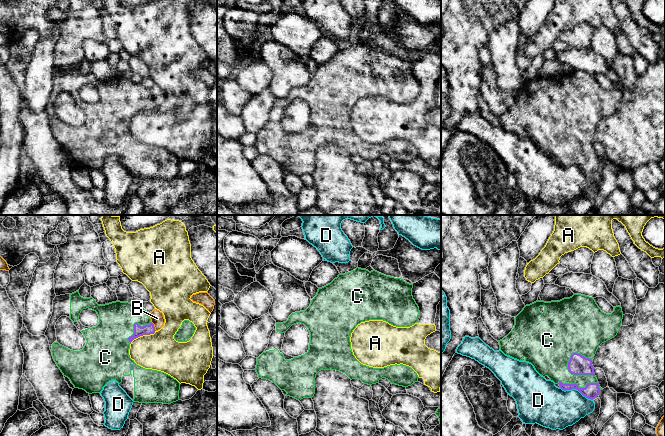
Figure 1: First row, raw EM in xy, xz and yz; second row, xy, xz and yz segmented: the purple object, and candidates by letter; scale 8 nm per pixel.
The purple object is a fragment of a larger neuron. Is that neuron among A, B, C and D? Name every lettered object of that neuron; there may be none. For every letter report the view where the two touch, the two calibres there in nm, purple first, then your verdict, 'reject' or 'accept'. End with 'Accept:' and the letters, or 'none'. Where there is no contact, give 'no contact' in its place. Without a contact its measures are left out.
A: meets purple in xy; 80 nm thick on the purple side, 300 nm on the other; reject
B: meets purple in xy; 80 nm thick on the purple side, 110 nm on the other; reject
C: meets purple in yz; 160 nm thick on the purple side, 340 nm on the other; accept
D: meets purple in yz; 120 nm thick on the purple side, 340 nm on the other; reject
Accept: C

